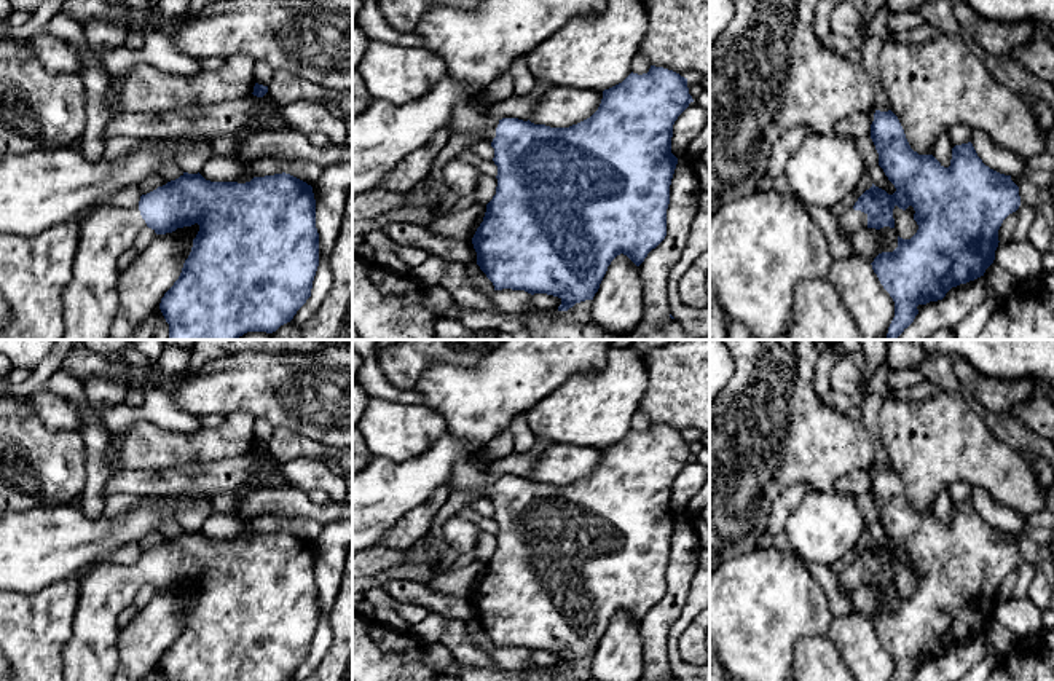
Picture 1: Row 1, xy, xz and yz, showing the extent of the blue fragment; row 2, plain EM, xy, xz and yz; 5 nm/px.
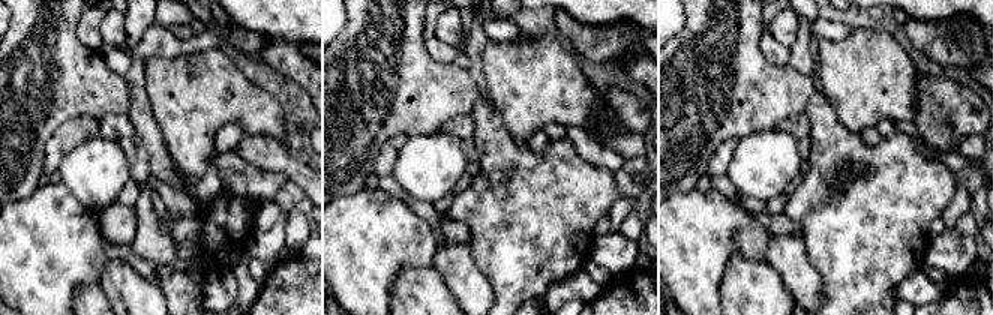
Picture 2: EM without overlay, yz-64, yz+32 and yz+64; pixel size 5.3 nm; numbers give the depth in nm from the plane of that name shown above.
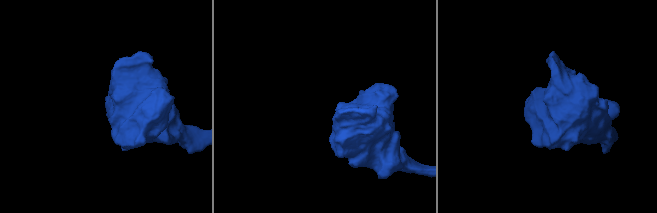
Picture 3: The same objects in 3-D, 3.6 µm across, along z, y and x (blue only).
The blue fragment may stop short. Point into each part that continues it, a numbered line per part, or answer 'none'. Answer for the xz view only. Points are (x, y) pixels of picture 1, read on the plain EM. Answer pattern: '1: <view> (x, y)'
1: xz (466, 476)

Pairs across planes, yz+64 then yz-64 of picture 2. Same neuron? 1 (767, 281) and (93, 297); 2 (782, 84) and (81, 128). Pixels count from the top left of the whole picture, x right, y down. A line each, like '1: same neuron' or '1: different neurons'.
1: same neuron
2: different neurons

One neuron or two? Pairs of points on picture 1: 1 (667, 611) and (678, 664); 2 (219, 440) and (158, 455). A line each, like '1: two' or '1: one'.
1: two
2: one

